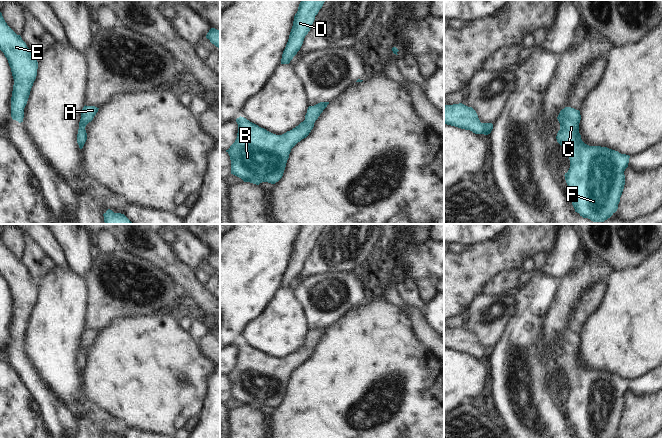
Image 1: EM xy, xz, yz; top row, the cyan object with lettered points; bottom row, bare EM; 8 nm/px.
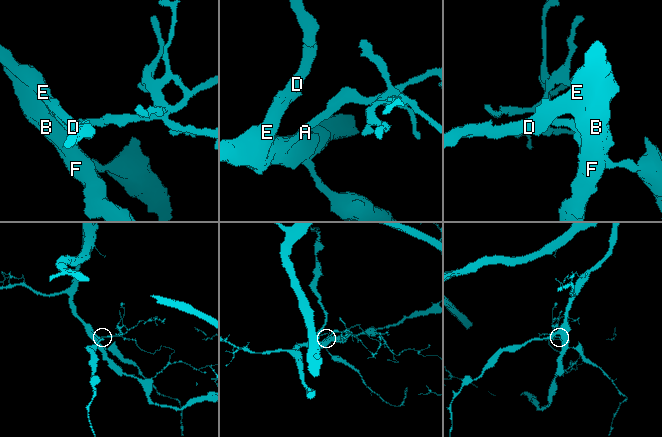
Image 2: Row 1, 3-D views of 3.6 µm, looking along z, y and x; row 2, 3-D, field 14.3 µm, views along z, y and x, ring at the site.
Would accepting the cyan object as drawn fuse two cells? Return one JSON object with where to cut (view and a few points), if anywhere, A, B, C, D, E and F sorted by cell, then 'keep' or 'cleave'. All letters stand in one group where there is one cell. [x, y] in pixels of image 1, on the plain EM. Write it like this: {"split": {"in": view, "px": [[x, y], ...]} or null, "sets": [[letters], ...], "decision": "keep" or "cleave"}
{"split": null, "sets": [["A", "B", "C", "D", "E", "F"]], "decision": "keep"}

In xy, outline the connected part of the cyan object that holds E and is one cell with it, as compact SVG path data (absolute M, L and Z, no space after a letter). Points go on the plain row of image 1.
M0 236L0 274L4 277L14 303L11 321L11 341L23 346L24 332L37 300L38 286L20 259L5 246Z

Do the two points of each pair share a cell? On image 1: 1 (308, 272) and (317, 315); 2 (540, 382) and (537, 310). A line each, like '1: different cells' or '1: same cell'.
1: different cells
2: same cell

